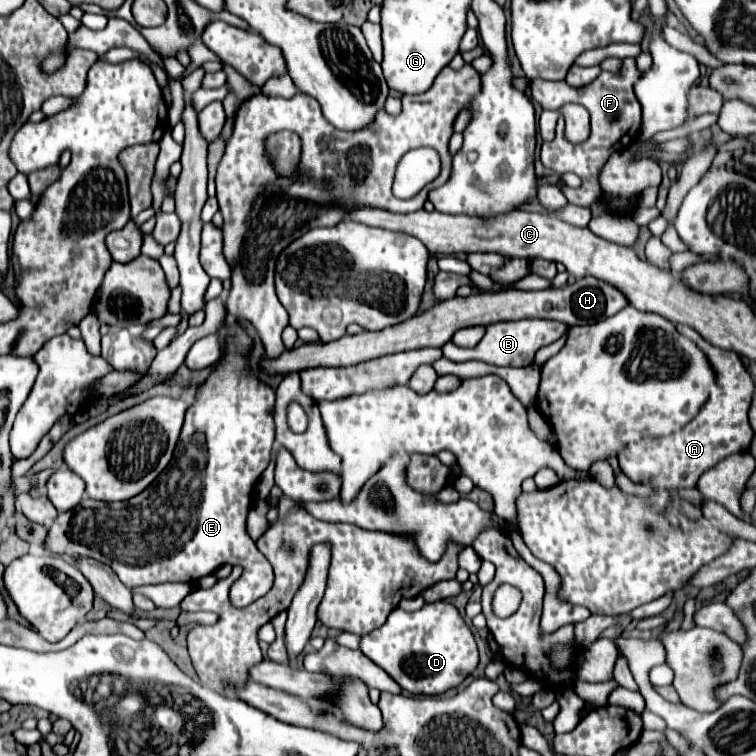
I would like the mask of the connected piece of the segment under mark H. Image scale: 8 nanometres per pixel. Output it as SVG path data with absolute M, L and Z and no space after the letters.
M583 277L577 279L573 285L565 285L563 289L543 289L543 291L501 291L501 293L483 293L483 295L471 295L467 299L453 297L449 301L441 301L433 307L429 307L425 313L417 313L411 319L397 323L393 327L385 327L381 331L363 331L359 335L343 335L337 341L331 343L307 343L297 349L285 351L277 359L265 359L261 365L267 369L267 373L291 373L301 371L307 367L345 367L345 365L357 365L369 359L377 359L383 355L399 353L399 351L411 351L421 347L443 347L457 329L461 327L473 327L473 325L491 325L499 321L511 321L511 319L525 319L525 317L539 317L539 319L555 319L563 321L569 327L573 325L589 325L597 323L605 317L615 315L621 311L629 301L625 295L595 277Z

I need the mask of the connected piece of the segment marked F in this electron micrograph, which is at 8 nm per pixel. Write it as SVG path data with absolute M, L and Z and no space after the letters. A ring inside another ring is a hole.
M625 59L621 73L613 75L609 71L603 71L595 81L583 87L571 87L567 81L545 81L545 79L533 79L531 81L531 95L533 99L543 107L543 109L559 109L565 103L579 103L583 105L589 115L591 115L591 133L583 143L569 143L565 137L565 121L559 117L557 121L557 135L551 143L543 143L543 153L541 161L545 167L557 171L557 173L575 173L581 177L583 185L579 189L569 189L567 185L559 183L563 189L565 197L573 205L589 207L595 199L601 195L599 187L599 173L601 167L607 163L609 155L619 149L627 149L633 141L633 137L639 137L639 127L641 127L641 103L637 101L633 93L633 85L641 79L641 71L637 69L635 59ZM623 137L625 137L625 147L623 147Z

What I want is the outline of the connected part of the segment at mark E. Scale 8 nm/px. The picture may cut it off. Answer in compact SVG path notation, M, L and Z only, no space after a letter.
M225 321L225 325L219 329L219 335L223 339L225 351L219 365L197 387L195 399L185 413L185 423L173 459L165 471L151 483L149 489L129 501L105 503L85 497L77 509L59 513L59 517L49 527L49 537L45 541L45 547L53 555L89 555L101 563L107 563L129 589L167 581L195 583L199 577L211 575L219 565L241 565L243 573L229 592L231 603L237 608L253 603L273 587L273 567L249 537L247 515L255 501L257 481L271 461L275 423L269 415L269 409L275 405L275 391L271 385L261 381L255 367L249 365L253 339L247 335L241 323Z

